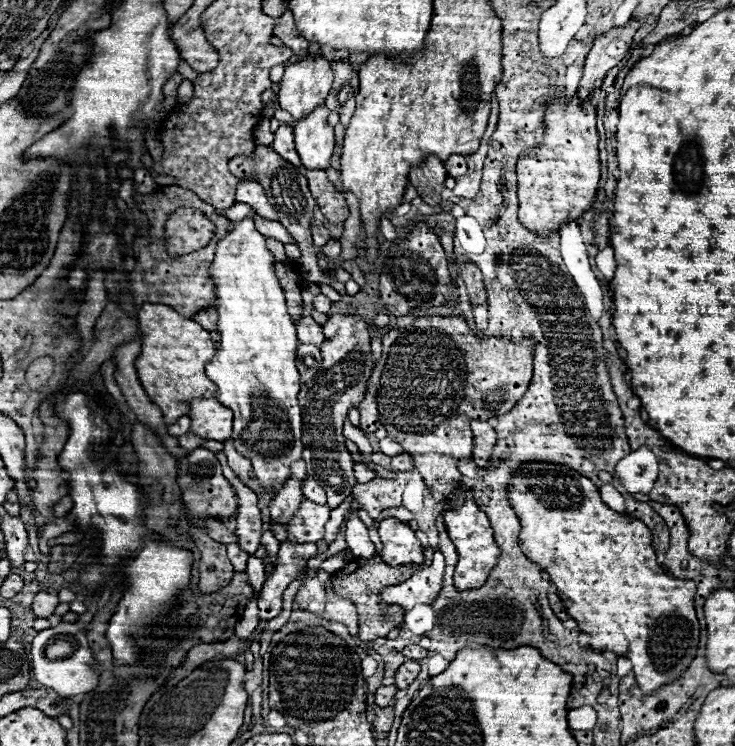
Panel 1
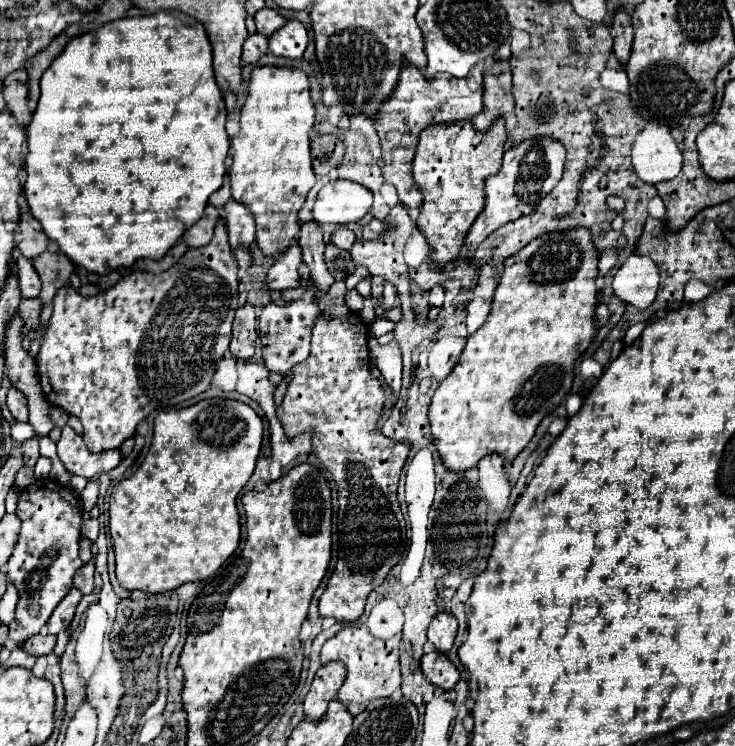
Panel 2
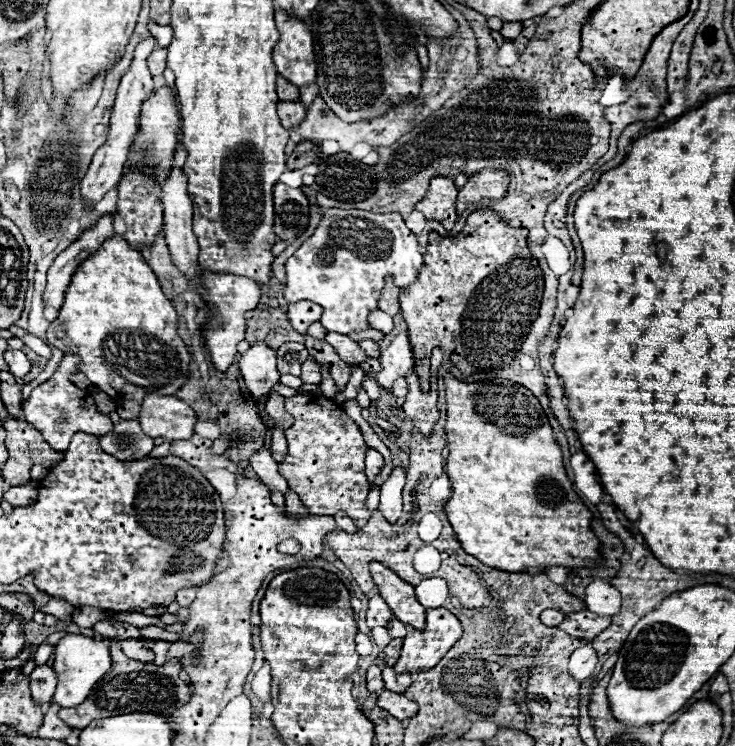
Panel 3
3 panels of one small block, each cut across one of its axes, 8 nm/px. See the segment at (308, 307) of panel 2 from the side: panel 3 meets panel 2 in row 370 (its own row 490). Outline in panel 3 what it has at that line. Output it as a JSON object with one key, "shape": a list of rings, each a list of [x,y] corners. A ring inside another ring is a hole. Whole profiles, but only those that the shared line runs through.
{"shape":[[[268,448],[256,450],[256,452],[250,456],[250,466],[252,466],[252,470],[258,474],[258,478],[260,478],[270,490],[276,490],[276,492],[282,492],[282,494],[288,492],[288,484],[286,484],[286,480],[278,474],[278,464],[274,462],[274,458],[272,458],[272,454],[270,454]]]}

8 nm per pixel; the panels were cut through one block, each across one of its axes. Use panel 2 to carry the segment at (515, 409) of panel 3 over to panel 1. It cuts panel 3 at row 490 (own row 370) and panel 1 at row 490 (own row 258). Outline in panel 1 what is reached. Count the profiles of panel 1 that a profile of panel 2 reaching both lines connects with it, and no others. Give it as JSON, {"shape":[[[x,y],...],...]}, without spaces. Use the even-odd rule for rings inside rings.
{"shape":[[[522,464],[508,484],[508,500],[522,524],[522,552],[550,576],[550,582],[556,586],[556,594],[564,602],[566,612],[578,622],[580,630],[590,636],[590,646],[630,658],[634,664],[636,682],[646,694],[680,678],[696,654],[700,636],[694,610],[696,584],[692,580],[672,578],[662,566],[658,566],[648,528],[640,520],[610,510],[600,500],[598,488],[592,480],[580,476],[572,468],[564,468],[562,464]]]}

